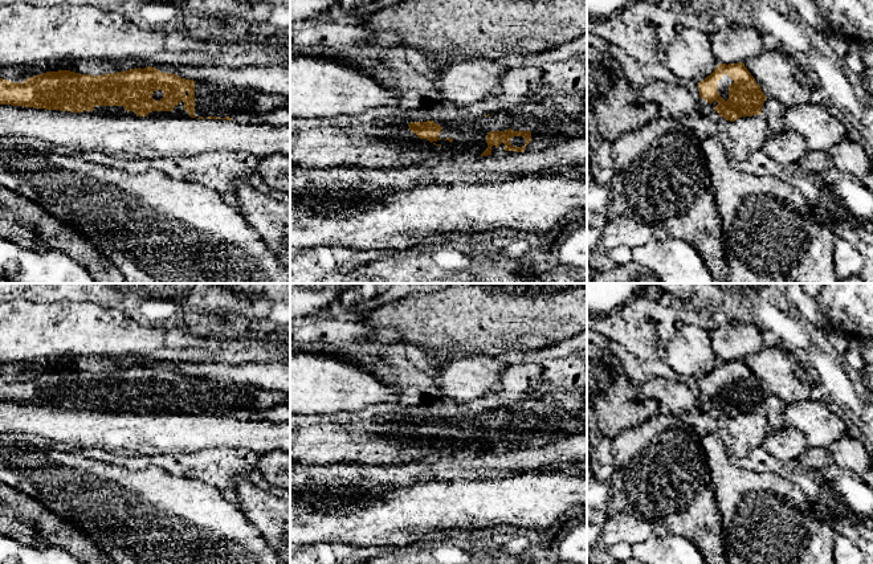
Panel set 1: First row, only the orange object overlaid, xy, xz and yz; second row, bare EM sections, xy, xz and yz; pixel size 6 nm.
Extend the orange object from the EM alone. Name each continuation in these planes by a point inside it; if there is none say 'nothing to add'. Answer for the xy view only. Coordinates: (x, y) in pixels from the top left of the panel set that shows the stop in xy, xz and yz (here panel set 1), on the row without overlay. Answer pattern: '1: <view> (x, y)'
1: xy (98, 407)

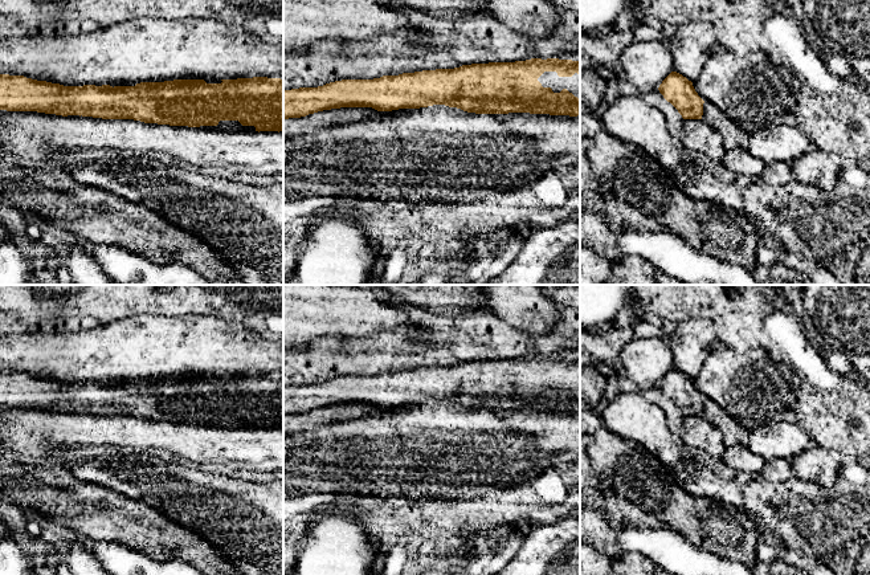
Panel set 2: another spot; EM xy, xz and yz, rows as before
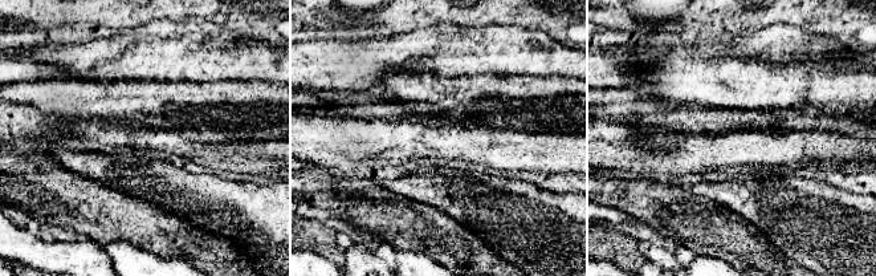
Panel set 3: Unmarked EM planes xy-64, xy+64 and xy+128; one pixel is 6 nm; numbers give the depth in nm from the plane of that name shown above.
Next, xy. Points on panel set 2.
1: xy (223, 421)

